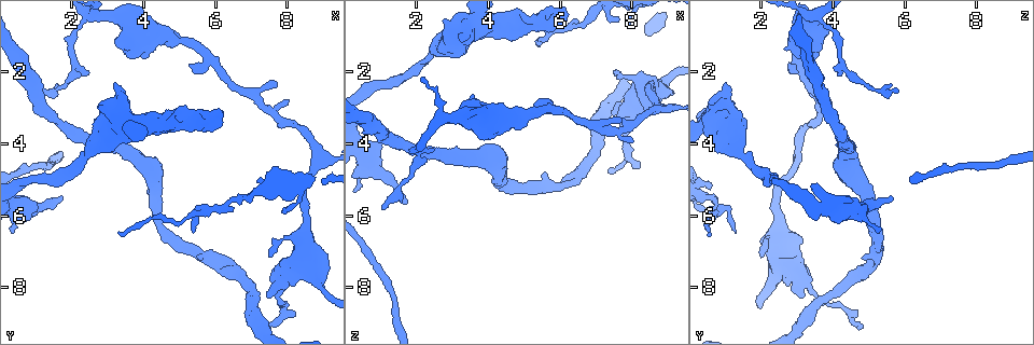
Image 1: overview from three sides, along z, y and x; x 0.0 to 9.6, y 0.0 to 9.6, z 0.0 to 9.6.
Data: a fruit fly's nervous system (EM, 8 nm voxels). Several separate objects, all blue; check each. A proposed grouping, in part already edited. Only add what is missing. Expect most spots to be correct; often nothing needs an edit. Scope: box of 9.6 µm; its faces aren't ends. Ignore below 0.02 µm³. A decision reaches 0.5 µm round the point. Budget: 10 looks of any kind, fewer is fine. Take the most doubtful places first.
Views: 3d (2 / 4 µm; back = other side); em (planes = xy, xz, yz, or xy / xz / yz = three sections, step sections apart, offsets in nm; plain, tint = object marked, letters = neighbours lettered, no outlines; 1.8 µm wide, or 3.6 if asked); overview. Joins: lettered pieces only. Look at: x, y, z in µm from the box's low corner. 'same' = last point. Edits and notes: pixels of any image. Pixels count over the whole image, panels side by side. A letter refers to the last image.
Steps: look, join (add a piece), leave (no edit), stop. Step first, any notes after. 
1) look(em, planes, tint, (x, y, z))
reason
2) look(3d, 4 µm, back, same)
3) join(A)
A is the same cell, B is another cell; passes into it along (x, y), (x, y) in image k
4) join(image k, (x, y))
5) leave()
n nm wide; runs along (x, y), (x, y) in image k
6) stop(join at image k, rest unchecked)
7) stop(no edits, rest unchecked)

look(em, xz, step 16, tint, (5.35, 6.40, 1.35))
an open end

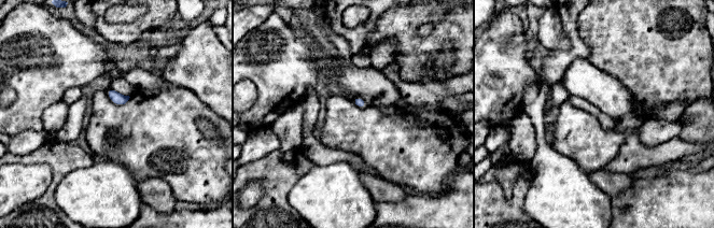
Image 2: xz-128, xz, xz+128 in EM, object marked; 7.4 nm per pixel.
look(em, planes, letters, same)

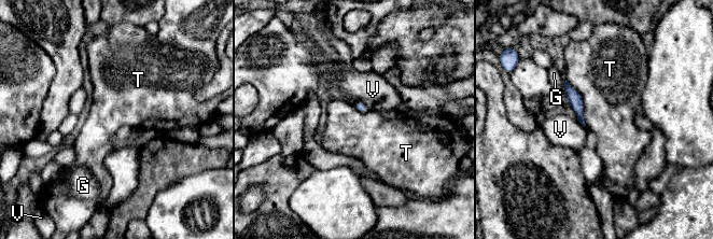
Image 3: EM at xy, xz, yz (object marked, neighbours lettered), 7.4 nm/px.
leave()
G, T and V are other cells; none of them fits

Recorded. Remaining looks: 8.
look(em, planes, letters, (5.15, 3.40, 0.65))
a fork

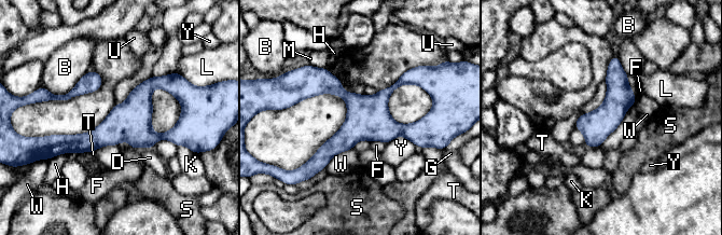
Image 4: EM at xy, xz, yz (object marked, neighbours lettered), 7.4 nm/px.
leave()
220 nm wide; B, D, F, G, H, K, L, M, S, T, U, W and Y are other cells; runs along (300, 96), (335, 87), (386, 129), (425, 124) in image 4; no lettered piece goes on from it

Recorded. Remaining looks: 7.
look(em, planes, tint, (7.95, 5.90, 0.75))
free end

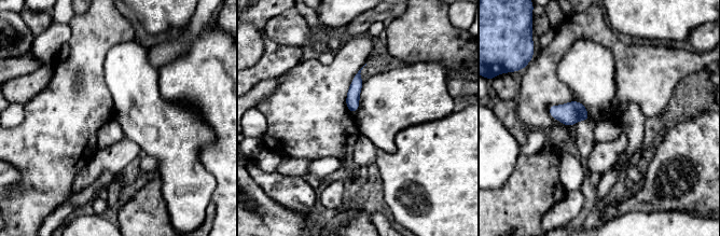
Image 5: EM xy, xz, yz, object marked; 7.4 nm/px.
look(em, planes, letters, same)

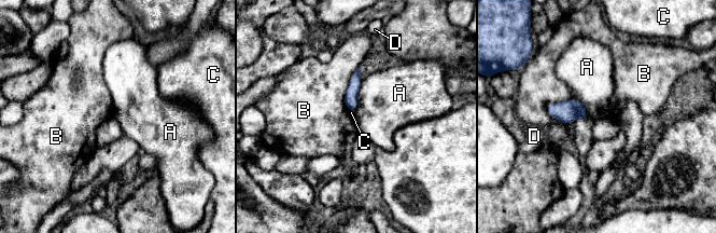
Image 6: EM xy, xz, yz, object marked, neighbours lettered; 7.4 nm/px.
leave()
A, B, C and D are other cells; border along (571, 97), (583, 104), (588, 119) in image 6; none of them fits

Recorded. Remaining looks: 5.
look(em, xz, step 4, letters, (7.35, 9.10, 4.75))
free end

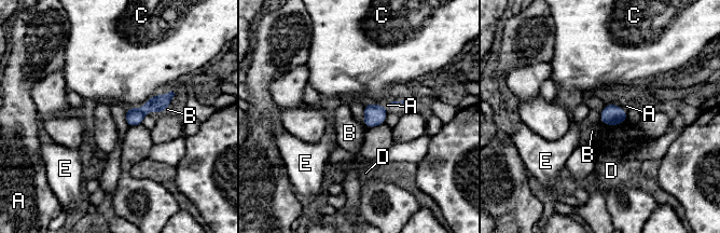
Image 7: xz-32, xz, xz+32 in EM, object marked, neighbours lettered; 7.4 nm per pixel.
leave()
C touches over 220 nm; A, B, C, D and E are other cells; runs along (170, 95), (129, 122) in image 7; no lettered piece goes on from it

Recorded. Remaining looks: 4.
stop(no edits, rest unchecked)

